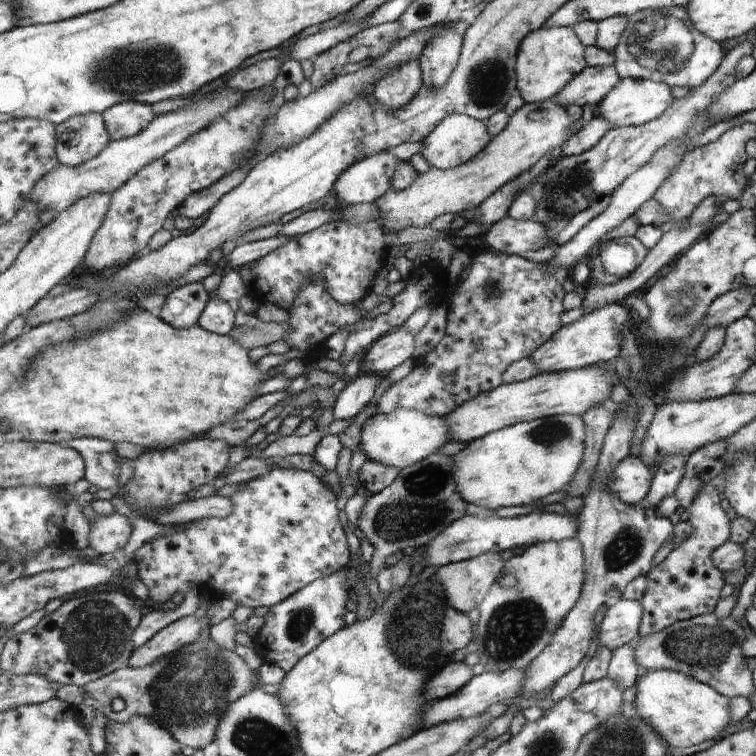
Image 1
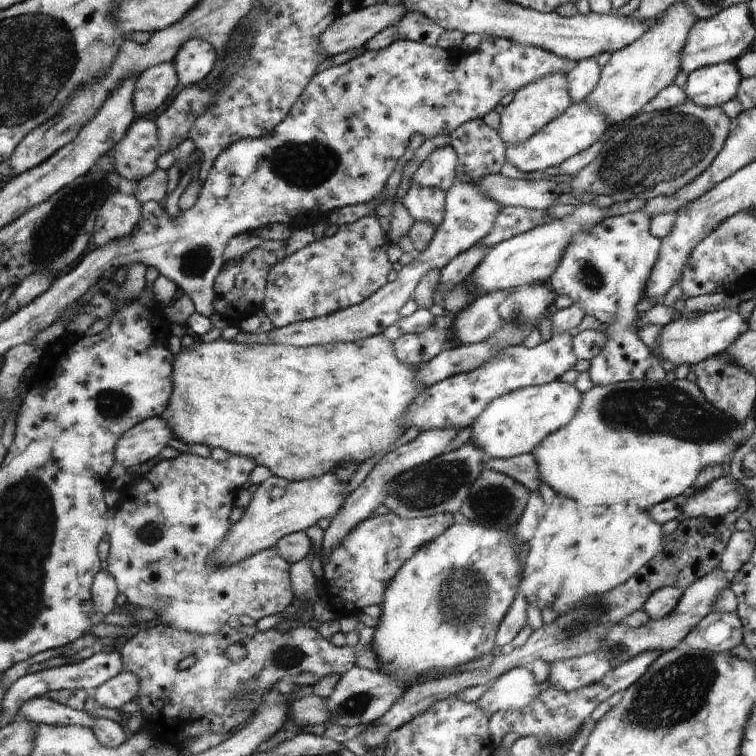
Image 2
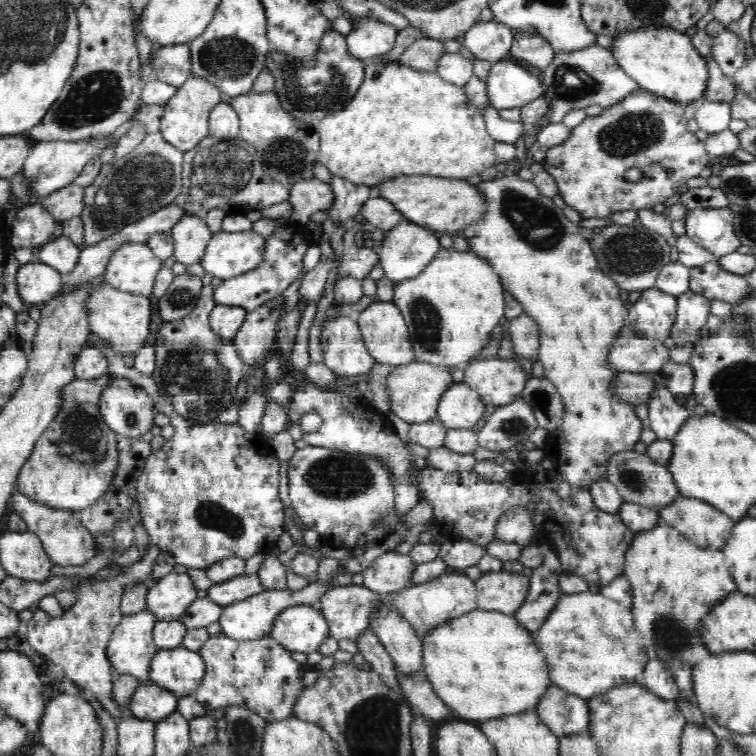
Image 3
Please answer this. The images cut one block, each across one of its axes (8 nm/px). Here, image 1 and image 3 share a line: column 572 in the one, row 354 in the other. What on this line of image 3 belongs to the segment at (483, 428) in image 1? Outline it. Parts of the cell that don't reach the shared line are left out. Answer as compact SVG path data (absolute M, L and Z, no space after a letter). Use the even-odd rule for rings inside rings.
M374 301L359 312L355 319L359 324L365 347L374 360L394 367L408 365L415 361L415 352L408 339L405 318L393 301Z

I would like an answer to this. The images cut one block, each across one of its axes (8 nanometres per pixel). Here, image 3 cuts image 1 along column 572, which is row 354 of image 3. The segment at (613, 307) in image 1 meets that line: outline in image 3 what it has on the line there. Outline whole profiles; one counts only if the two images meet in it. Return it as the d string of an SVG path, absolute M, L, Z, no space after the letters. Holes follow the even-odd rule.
M339 316L321 328L323 363L337 376L360 378L369 375L376 360L365 347L355 317Z

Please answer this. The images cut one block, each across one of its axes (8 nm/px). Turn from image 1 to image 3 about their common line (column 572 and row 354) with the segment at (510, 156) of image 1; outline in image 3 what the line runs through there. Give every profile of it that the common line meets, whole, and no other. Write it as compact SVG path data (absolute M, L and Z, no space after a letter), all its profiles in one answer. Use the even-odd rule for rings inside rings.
M106 283L98 285L93 293L89 294L86 306L89 307L89 325L91 332L98 334L108 347L113 348L122 357L124 354L136 354L145 345L150 337L150 314L152 314L153 298L138 294L127 293L115 289Z

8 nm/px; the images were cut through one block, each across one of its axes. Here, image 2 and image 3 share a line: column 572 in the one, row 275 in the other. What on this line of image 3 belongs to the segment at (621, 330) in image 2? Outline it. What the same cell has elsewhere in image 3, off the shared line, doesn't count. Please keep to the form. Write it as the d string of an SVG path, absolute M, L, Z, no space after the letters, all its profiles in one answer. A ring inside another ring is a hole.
M285 225L267 236L266 242L268 244L265 246L262 262L256 269L233 279L222 279L221 284L214 289L213 299L216 305L242 307L251 311L278 298L292 282L300 278L304 254L310 246L306 237L294 231L292 226Z

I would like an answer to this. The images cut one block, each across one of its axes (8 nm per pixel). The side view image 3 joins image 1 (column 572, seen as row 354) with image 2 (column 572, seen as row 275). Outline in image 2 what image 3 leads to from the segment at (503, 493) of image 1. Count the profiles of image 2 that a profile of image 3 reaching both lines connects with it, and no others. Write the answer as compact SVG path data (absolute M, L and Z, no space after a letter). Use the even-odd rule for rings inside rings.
M664 377L658 382L652 380L631 380L610 385L594 385L590 390L583 393L583 402L580 405L579 412L571 419L570 422L562 429L556 430L550 437L542 442L538 449L532 452L536 464L538 464L538 472L542 483L548 484L552 488L554 494L568 496L568 498L579 499L584 506L606 505L612 506L615 503L626 503L639 507L640 510L647 510L656 506L664 500L670 500L680 496L688 488L693 488L698 478L698 474L706 468L706 466L716 466L716 464L724 464L724 460L730 460L732 454L746 442L744 436L743 424L736 422L732 416L720 412L716 406L708 402L706 395L700 390L700 387L694 382L683 380L668 380Z

